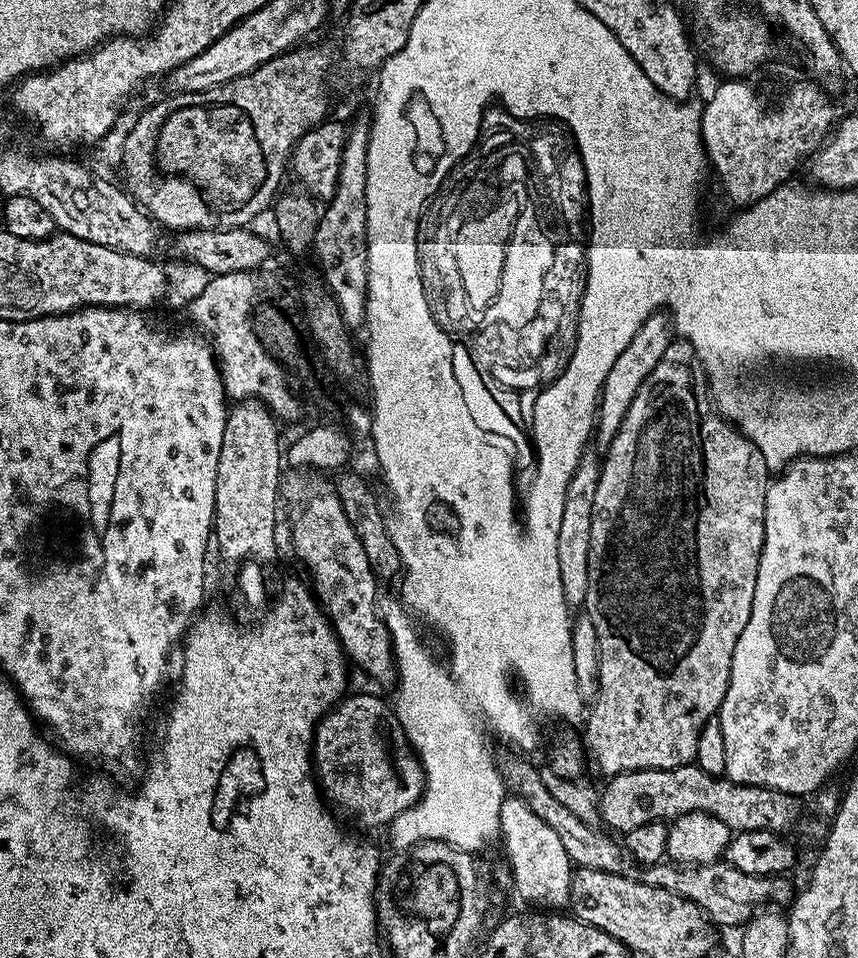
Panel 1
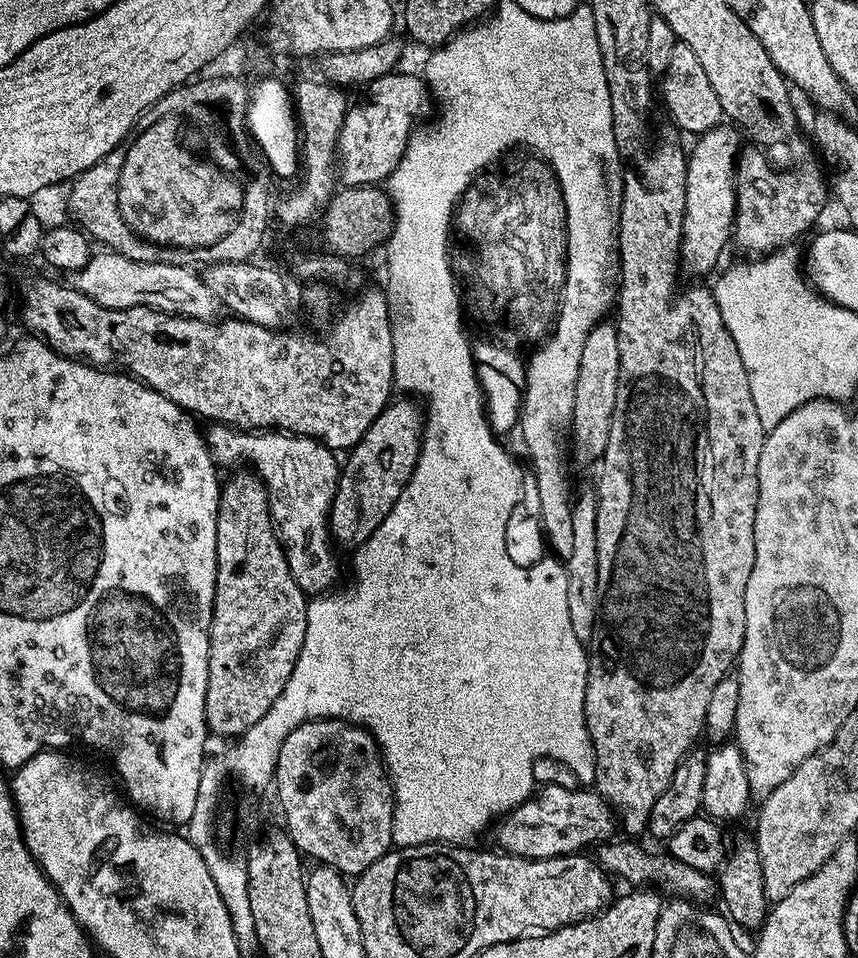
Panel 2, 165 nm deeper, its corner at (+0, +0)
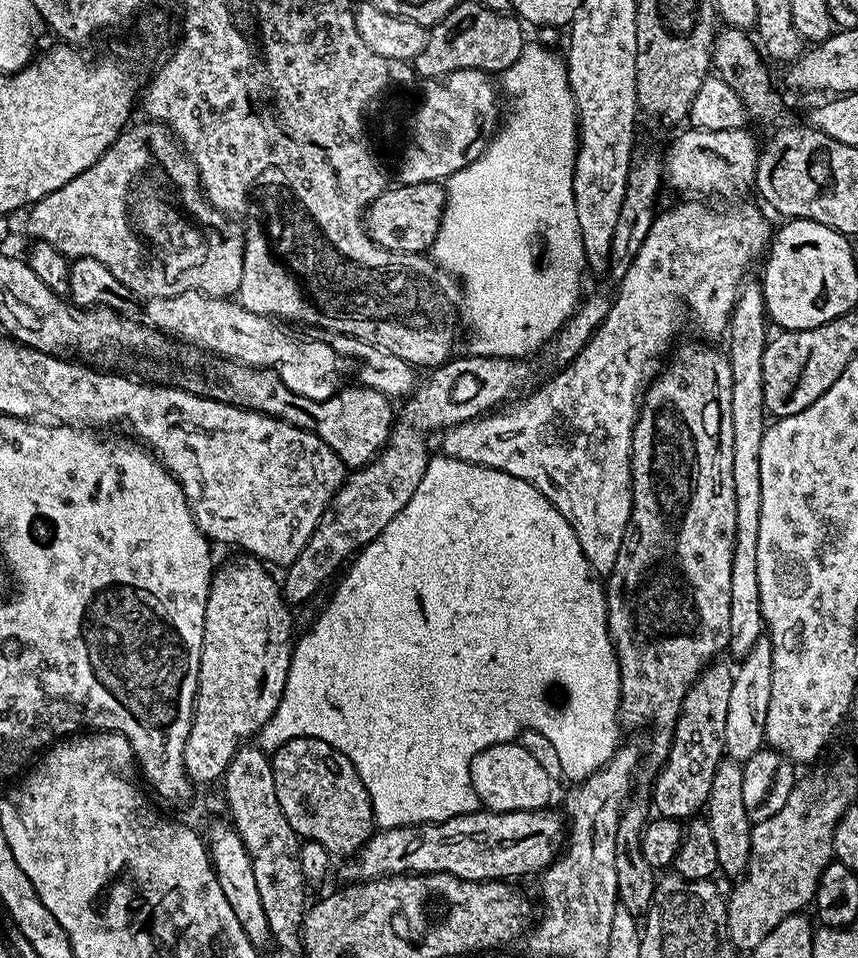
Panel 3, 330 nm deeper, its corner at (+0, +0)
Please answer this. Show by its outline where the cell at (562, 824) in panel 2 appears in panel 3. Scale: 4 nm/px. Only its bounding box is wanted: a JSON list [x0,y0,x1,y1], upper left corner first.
[344,808,566,882]

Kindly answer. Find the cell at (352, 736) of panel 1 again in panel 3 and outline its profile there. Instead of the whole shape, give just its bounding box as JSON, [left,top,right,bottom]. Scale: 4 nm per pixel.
[270,738,374,857]

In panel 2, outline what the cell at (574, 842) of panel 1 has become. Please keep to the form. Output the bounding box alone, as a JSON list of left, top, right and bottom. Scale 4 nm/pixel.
[594,838,714,902]

